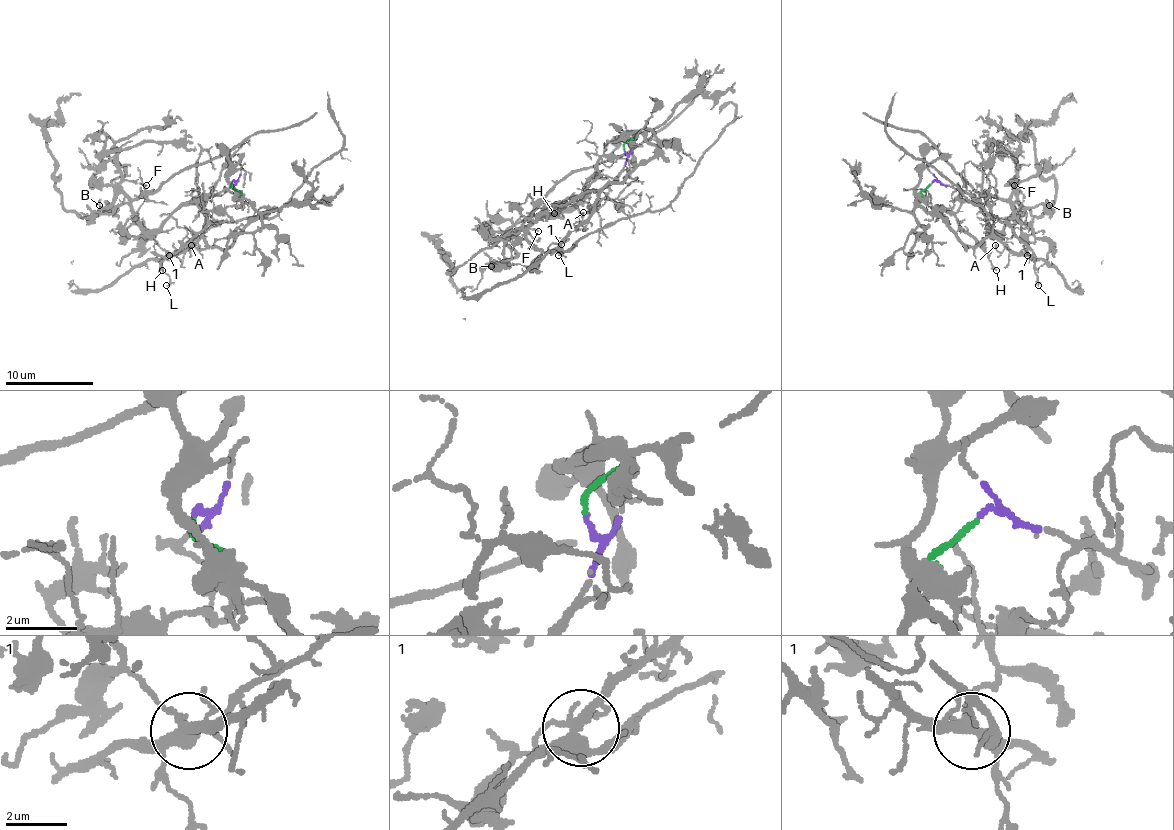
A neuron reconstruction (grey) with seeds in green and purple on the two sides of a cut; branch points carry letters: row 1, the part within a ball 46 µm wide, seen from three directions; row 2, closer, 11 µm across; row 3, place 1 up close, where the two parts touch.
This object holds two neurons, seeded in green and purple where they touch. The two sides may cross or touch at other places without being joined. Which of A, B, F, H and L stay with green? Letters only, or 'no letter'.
A, H, L

